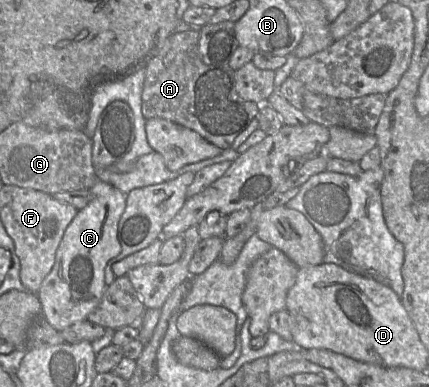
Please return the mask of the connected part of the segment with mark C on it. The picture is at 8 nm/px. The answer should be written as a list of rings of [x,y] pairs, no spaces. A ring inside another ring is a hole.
[[[97,180],[90,189],[92,198],[66,228],[56,251],[55,263],[43,280],[38,297],[42,305],[42,315],[57,331],[62,331],[72,324],[87,320],[88,315],[100,304],[106,290],[105,267],[107,263],[121,252],[117,227],[126,207],[126,194],[109,183]]]

